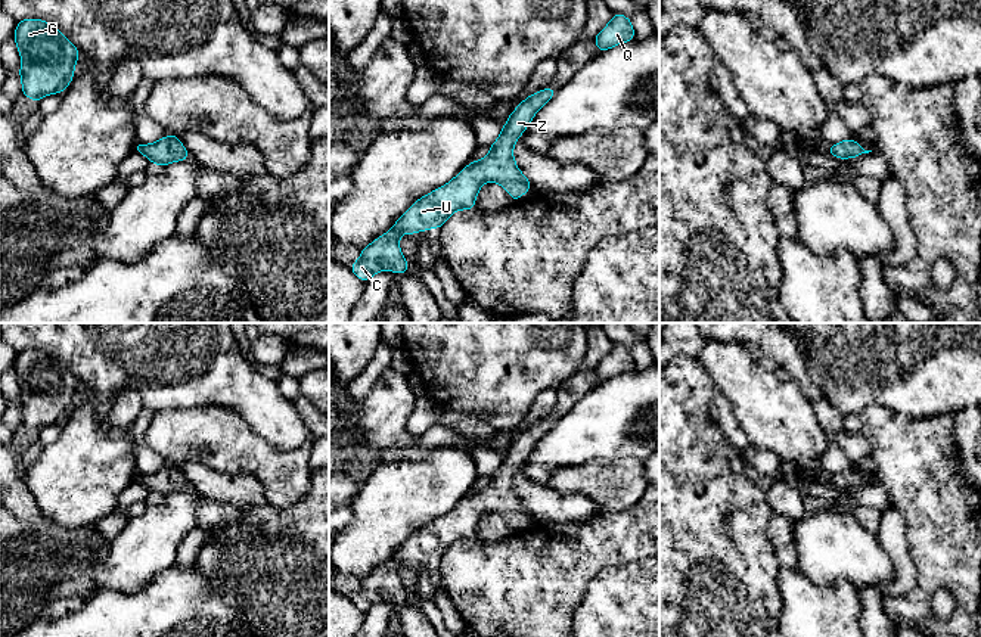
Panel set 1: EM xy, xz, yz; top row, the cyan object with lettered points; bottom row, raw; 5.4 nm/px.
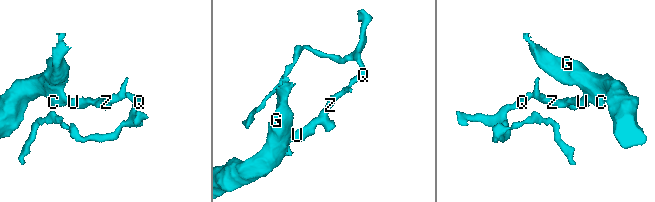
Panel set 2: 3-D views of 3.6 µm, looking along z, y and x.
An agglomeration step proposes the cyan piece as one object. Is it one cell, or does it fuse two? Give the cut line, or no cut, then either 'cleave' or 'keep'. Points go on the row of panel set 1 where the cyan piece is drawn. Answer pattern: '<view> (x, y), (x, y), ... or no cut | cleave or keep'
no cut | keep

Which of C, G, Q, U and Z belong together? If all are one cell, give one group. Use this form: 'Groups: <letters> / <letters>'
Groups: C G Q U Z

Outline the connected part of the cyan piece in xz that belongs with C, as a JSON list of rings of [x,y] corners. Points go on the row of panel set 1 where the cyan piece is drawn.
[[[544,88],[522,100],[507,118],[502,134],[491,145],[490,153],[484,159],[474,161],[450,183],[417,199],[388,233],[363,248],[360,258],[350,270],[363,282],[385,268],[395,274],[406,273],[409,264],[400,251],[400,236],[404,233],[416,234],[434,227],[441,229],[453,212],[475,208],[475,198],[482,183],[502,184],[513,202],[533,189],[528,178],[518,170],[512,152],[533,116],[556,91],[558,88]]]

